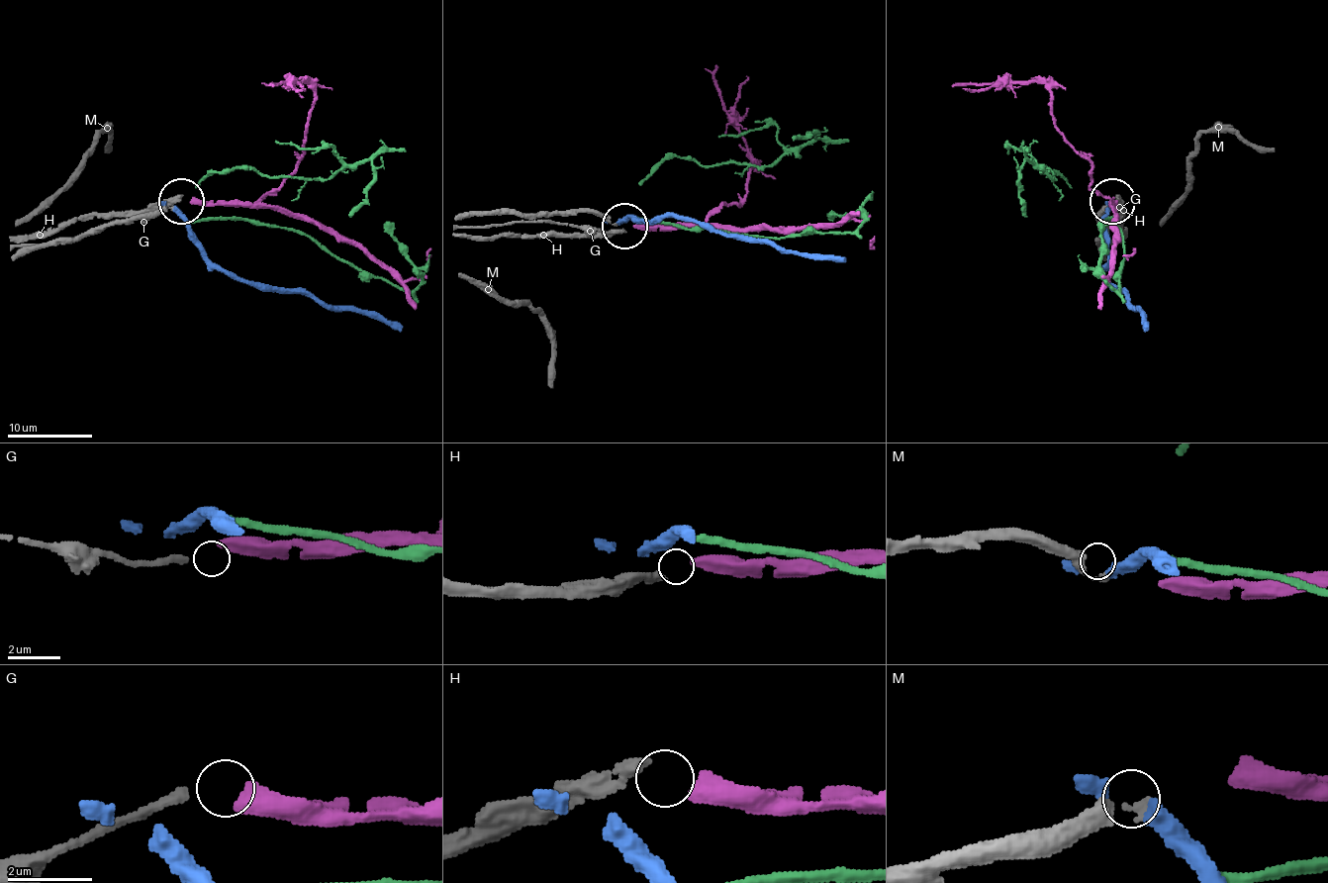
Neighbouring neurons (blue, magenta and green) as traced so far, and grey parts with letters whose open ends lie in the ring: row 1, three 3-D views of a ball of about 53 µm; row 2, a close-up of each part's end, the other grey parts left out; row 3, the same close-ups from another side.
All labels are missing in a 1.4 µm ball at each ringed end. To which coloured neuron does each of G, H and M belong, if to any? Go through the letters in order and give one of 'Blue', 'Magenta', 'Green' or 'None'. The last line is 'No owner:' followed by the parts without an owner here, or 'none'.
G: None
H: Magenta
M: Blue
No owner: G

